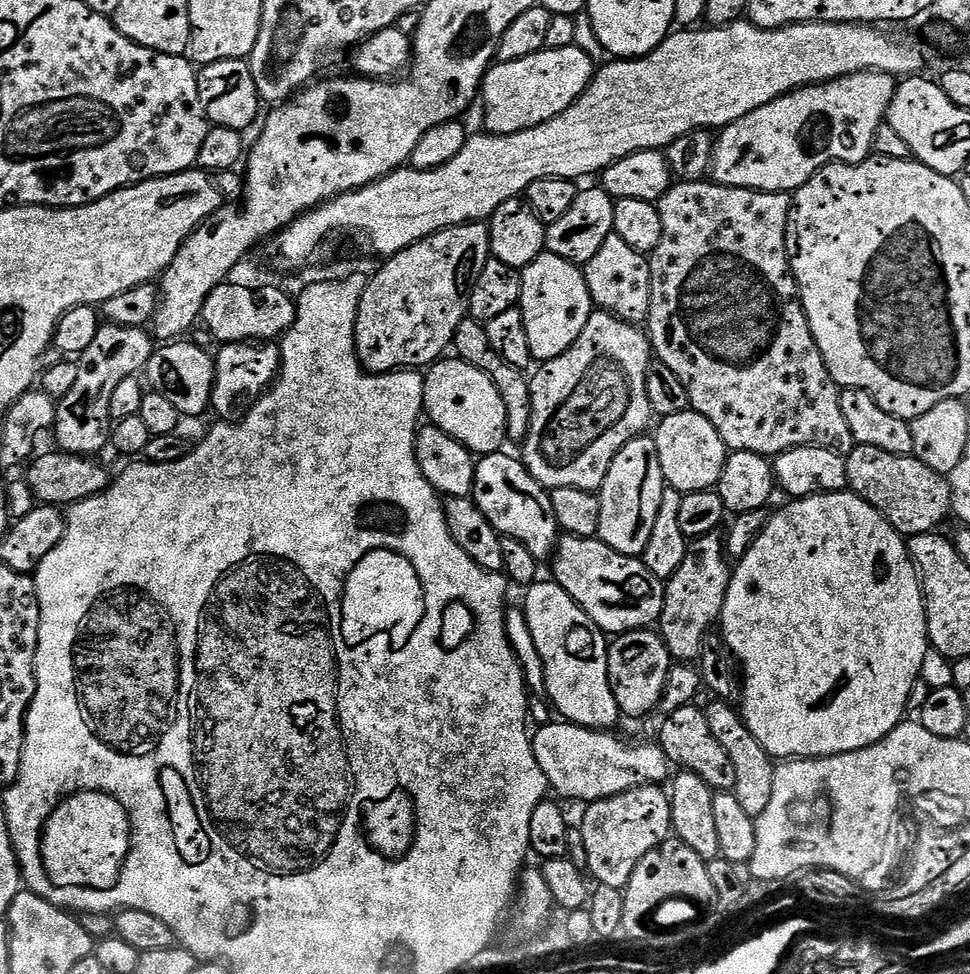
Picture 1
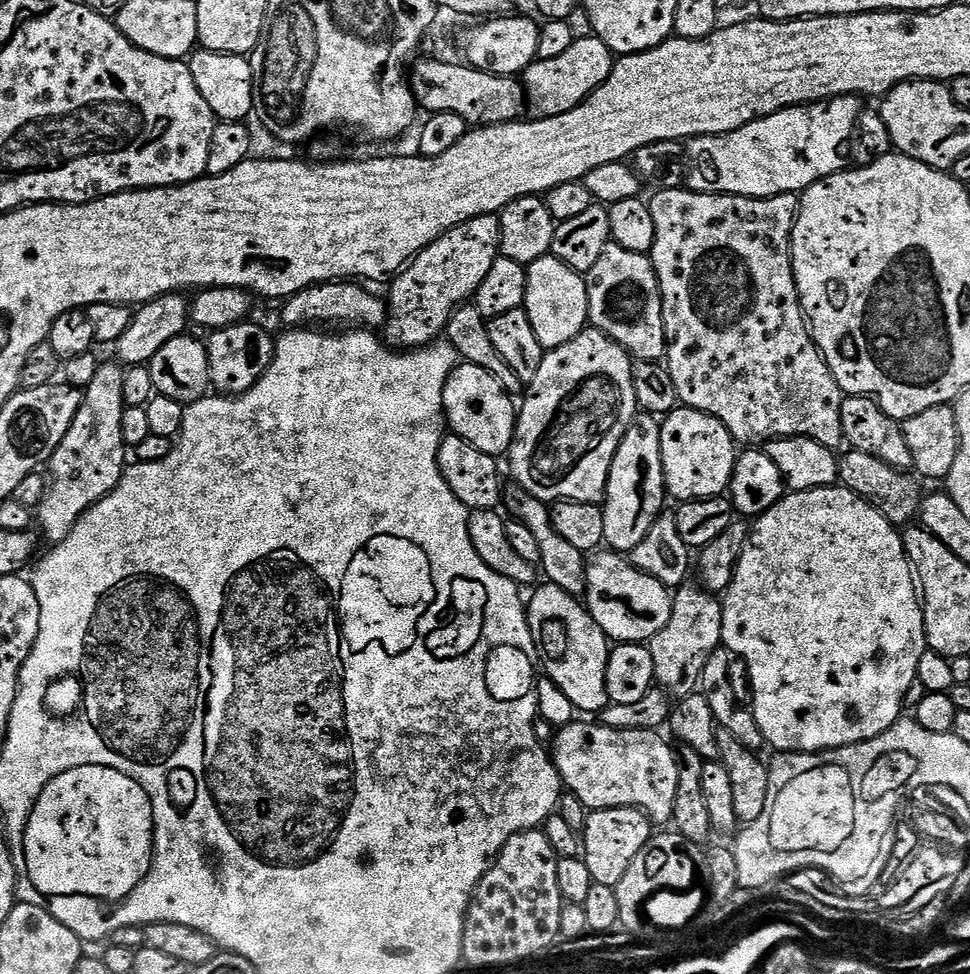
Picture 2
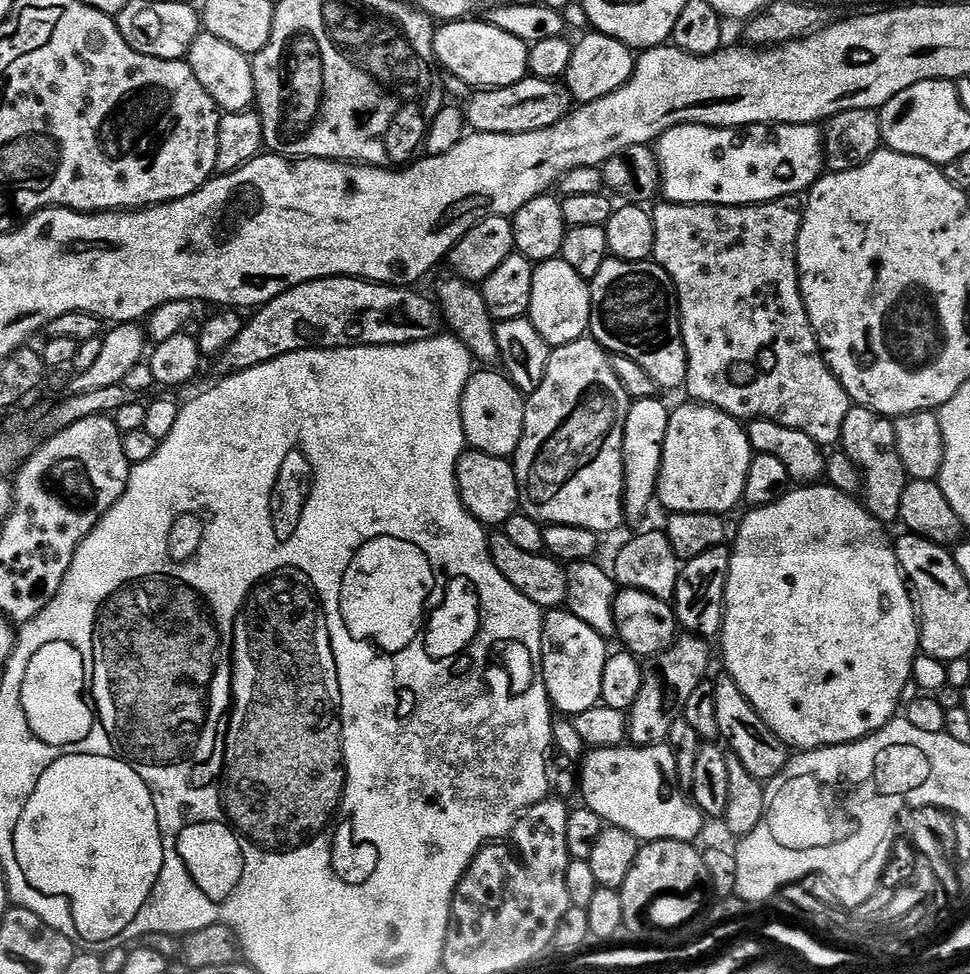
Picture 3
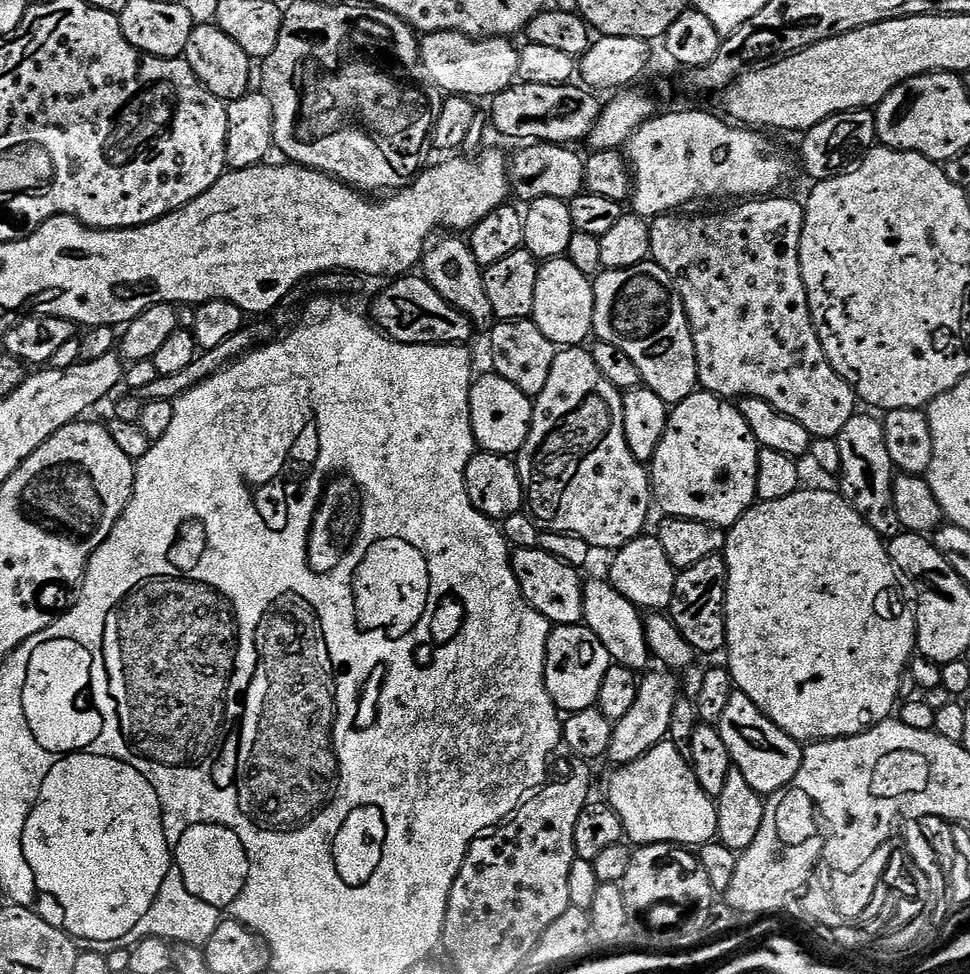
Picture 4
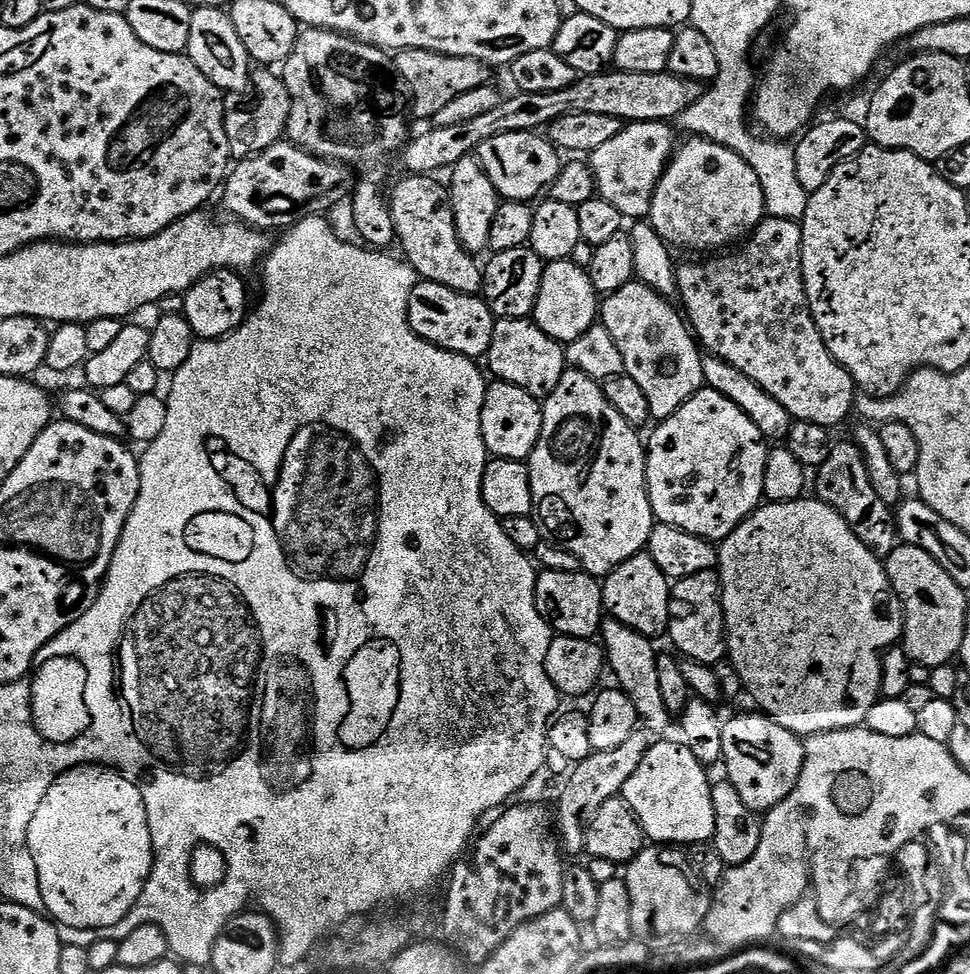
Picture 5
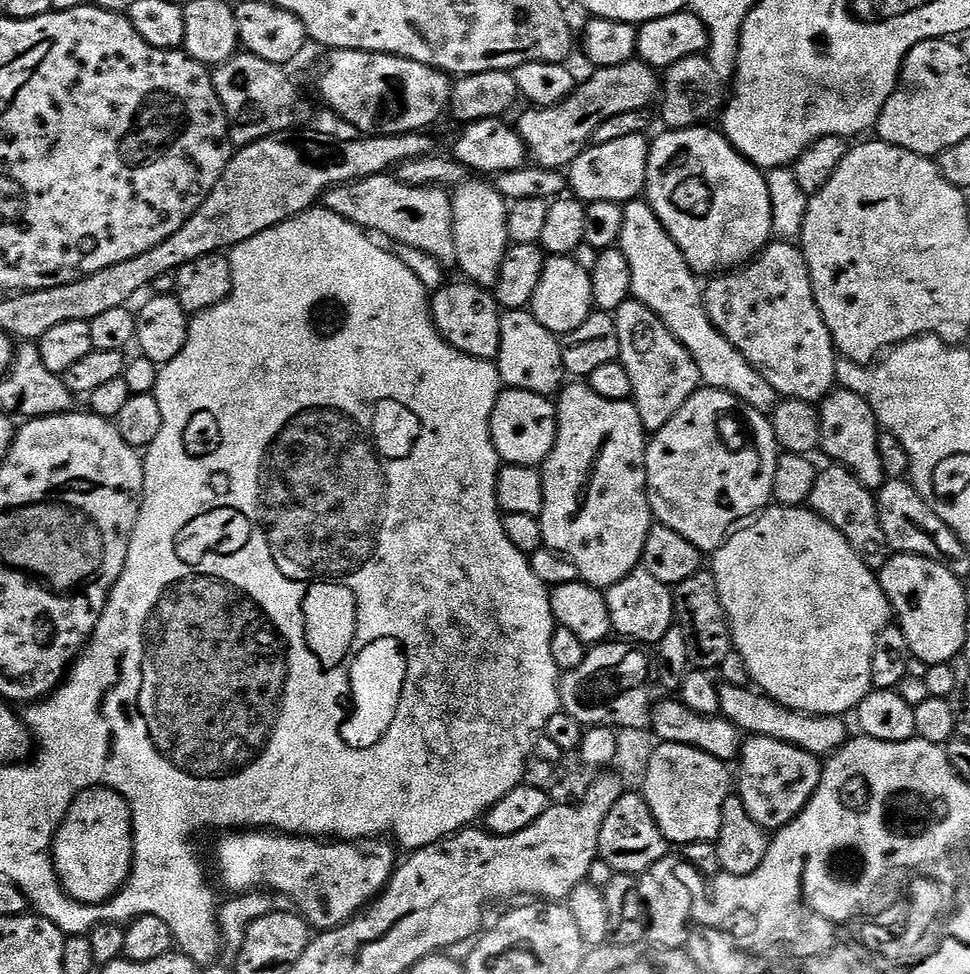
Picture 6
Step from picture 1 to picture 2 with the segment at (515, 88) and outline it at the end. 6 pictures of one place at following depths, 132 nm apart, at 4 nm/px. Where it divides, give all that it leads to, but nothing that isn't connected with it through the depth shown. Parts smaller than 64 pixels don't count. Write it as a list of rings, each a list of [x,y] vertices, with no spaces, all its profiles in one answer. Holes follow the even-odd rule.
[[[594,34],[575,40],[570,50],[558,54],[558,58],[537,59],[522,74],[526,108],[533,117],[545,120],[558,114],[574,110],[606,78],[610,78],[614,63],[614,53]]]

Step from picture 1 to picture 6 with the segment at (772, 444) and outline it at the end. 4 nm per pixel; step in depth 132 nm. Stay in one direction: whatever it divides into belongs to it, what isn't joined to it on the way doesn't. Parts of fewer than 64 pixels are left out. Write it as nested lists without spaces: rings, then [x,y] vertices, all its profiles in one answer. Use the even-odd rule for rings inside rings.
[[[769,243],[747,266],[707,282],[704,305],[714,326],[777,394],[819,405],[834,391],[838,353],[814,298],[808,263],[795,243]]]

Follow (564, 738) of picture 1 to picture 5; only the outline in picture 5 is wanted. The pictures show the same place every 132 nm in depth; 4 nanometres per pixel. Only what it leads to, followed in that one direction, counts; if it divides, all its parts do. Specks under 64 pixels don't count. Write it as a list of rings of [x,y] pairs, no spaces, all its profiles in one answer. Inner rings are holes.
[[[668,738],[657,739],[660,741],[649,747],[638,770],[626,782],[623,798],[653,845],[707,845],[714,834],[713,781],[708,780],[709,769],[690,754],[684,743],[664,739]]]

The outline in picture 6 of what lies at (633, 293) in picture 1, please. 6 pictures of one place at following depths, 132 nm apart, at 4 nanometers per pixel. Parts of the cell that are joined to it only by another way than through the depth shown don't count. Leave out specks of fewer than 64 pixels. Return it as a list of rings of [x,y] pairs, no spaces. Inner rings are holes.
[[[630,298],[614,315],[620,343],[619,363],[624,365],[626,374],[630,374],[632,400],[644,423],[645,433],[655,434],[668,428],[670,418],[674,418],[701,387],[700,371],[682,342],[670,334],[668,327],[645,304]]]

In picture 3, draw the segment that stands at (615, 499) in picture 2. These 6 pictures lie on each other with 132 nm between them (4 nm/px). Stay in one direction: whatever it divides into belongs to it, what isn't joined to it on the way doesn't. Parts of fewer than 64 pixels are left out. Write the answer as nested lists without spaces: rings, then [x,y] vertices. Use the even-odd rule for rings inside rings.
[[[632,400],[628,406],[624,427],[624,514],[628,518],[642,515],[656,500],[656,483],[670,415],[669,405],[664,405],[662,400]]]

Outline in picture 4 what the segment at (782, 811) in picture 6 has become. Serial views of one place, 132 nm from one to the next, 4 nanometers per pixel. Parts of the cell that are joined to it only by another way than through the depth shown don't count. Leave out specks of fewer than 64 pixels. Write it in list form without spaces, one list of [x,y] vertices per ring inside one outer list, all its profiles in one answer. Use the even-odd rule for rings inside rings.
[[[734,690],[730,694],[718,727],[722,742],[726,742],[726,750],[730,750],[732,766],[740,771],[746,782],[750,782],[750,786],[754,786],[760,796],[773,796],[792,781],[794,774],[798,774],[804,757],[801,741],[786,734],[786,730],[782,730],[769,716],[762,714],[762,710],[758,710],[758,706],[750,702],[744,692]]]

